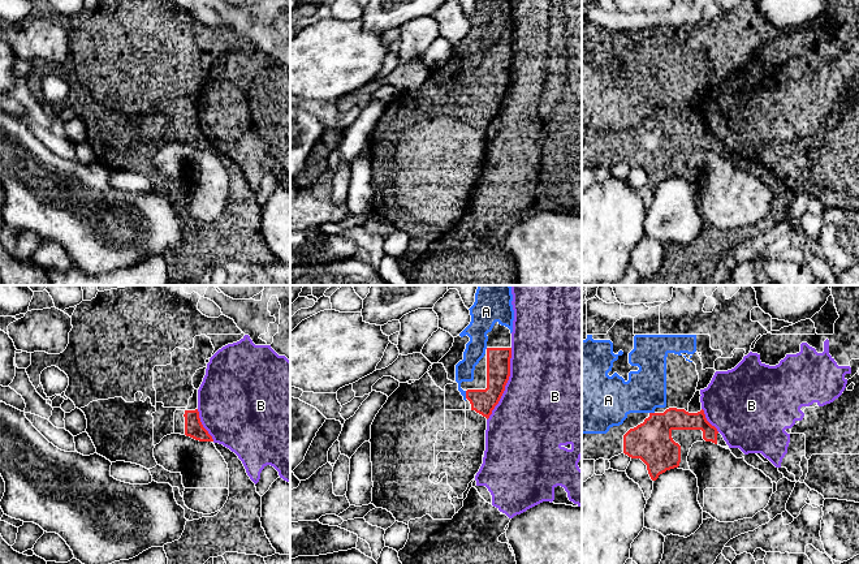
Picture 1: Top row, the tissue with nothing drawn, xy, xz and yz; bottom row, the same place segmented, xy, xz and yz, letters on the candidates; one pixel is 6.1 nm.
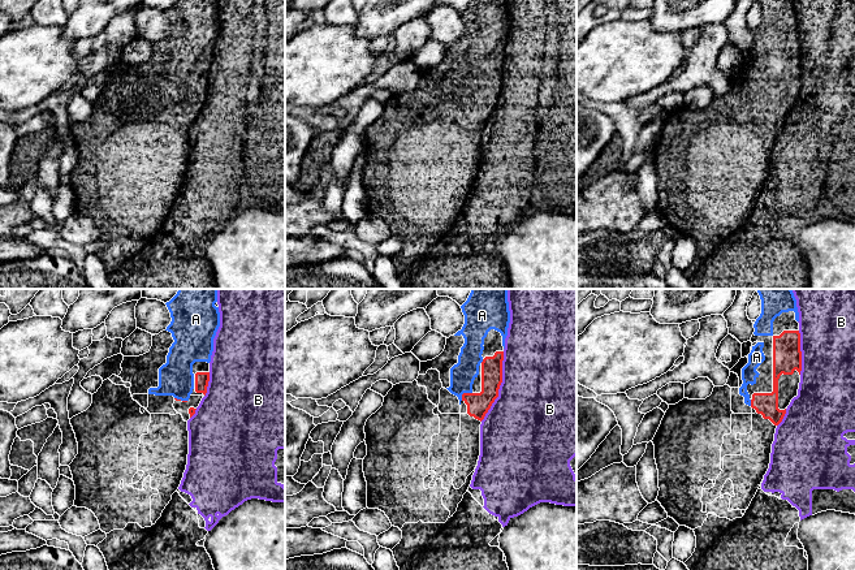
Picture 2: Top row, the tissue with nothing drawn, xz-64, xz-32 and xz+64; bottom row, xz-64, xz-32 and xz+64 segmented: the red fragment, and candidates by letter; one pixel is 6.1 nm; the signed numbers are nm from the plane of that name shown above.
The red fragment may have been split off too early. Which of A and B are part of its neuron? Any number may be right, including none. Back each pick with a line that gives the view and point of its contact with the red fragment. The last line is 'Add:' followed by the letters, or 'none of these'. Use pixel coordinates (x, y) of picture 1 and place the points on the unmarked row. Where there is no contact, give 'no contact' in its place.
A: contact xz (466, 103)
Add: A

